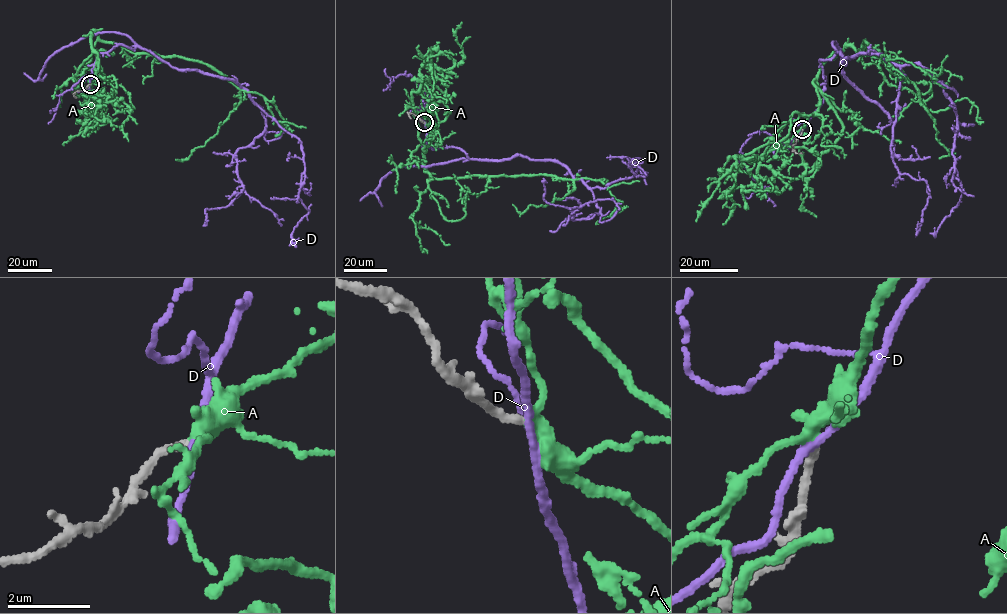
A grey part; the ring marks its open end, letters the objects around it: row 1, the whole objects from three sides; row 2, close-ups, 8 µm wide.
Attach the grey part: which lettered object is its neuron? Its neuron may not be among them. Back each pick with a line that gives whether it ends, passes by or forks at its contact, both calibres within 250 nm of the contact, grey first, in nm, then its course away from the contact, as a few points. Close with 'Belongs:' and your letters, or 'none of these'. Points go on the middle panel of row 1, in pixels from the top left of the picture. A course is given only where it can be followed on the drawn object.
A: it passes by | 190/320 nm | via (424, 122), (433, 130), (423, 166), (433, 177), (603, 179), (623, 208), (595, 224)
Belongs: A

